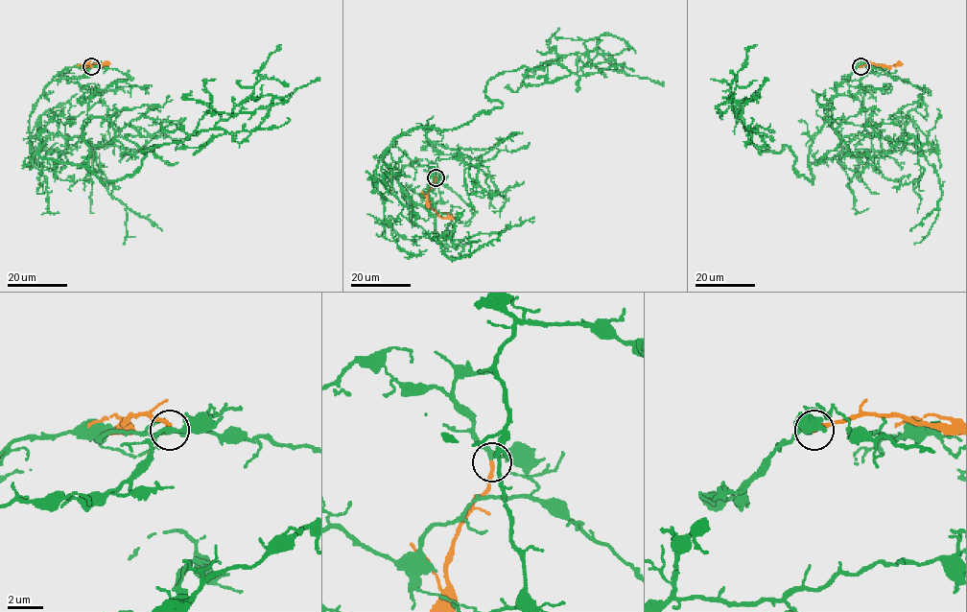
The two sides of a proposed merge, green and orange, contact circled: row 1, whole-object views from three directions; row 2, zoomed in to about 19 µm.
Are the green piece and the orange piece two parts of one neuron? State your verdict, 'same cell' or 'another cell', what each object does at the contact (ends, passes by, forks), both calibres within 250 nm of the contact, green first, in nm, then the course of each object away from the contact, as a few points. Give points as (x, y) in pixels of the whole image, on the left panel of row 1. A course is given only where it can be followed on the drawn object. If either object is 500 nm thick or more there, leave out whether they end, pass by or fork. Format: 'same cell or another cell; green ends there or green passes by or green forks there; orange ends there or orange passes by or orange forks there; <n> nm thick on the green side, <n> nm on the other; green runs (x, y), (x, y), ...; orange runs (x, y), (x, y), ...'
same cell; green passes by; orange ends there; 240 nm thick on the green side, 240 nm on the other; green runs (91, 66), (44, 88), (32, 156), (116, 181), (147, 149), (271, 95), (237, 142); orange runs (91, 66), (84, 65), (104, 63), (100, 67)

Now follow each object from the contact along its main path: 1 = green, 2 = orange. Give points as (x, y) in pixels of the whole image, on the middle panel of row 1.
1: (436, 177), (373, 184), (396, 138), (503, 105), (498, 75), (617, 69), (580, 60)
2: (436, 177), (429, 191), (428, 205), (440, 217), (448, 216), (443, 213)

